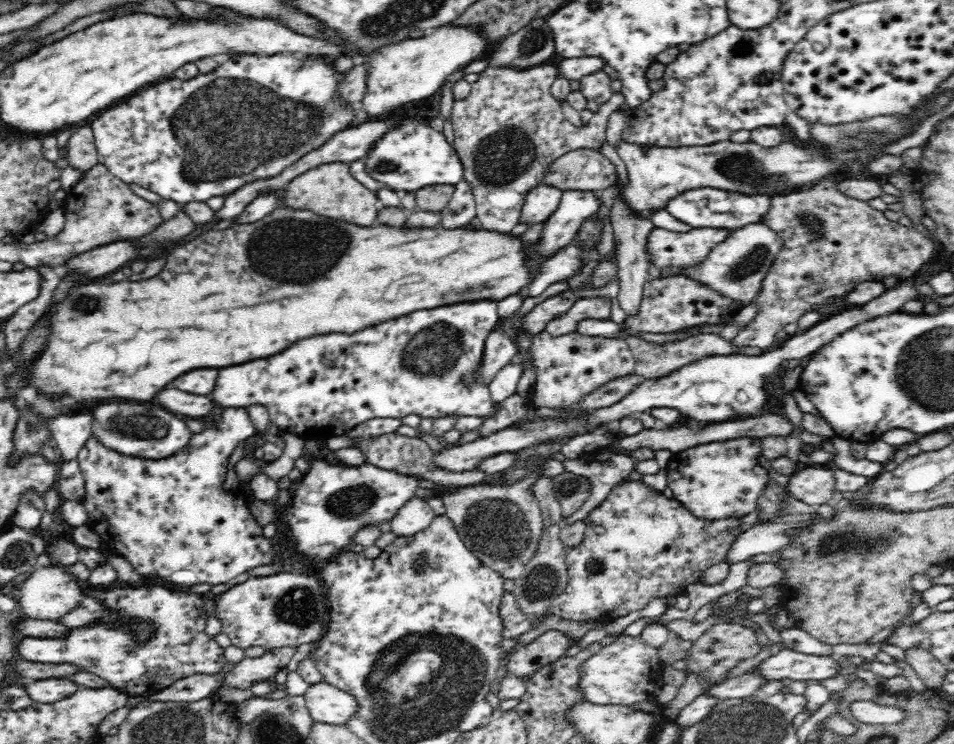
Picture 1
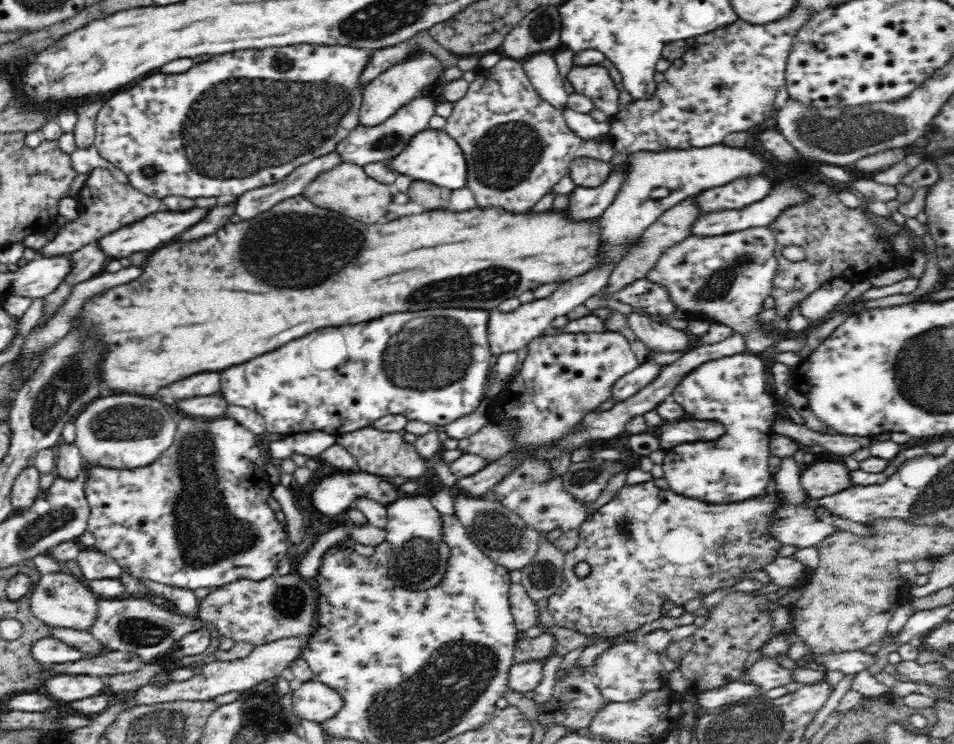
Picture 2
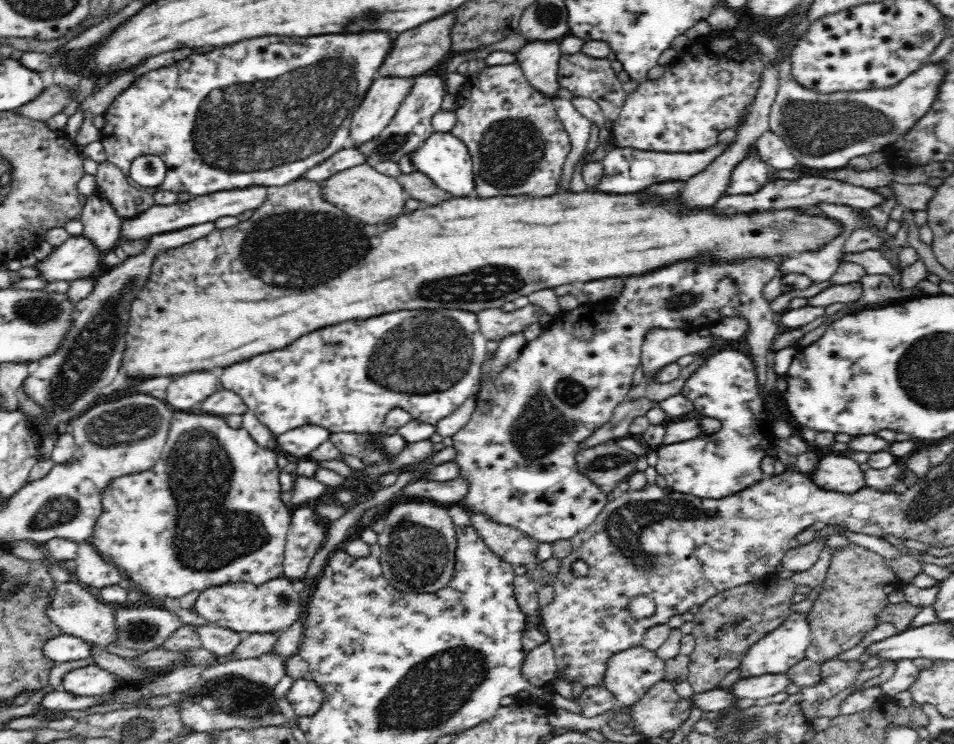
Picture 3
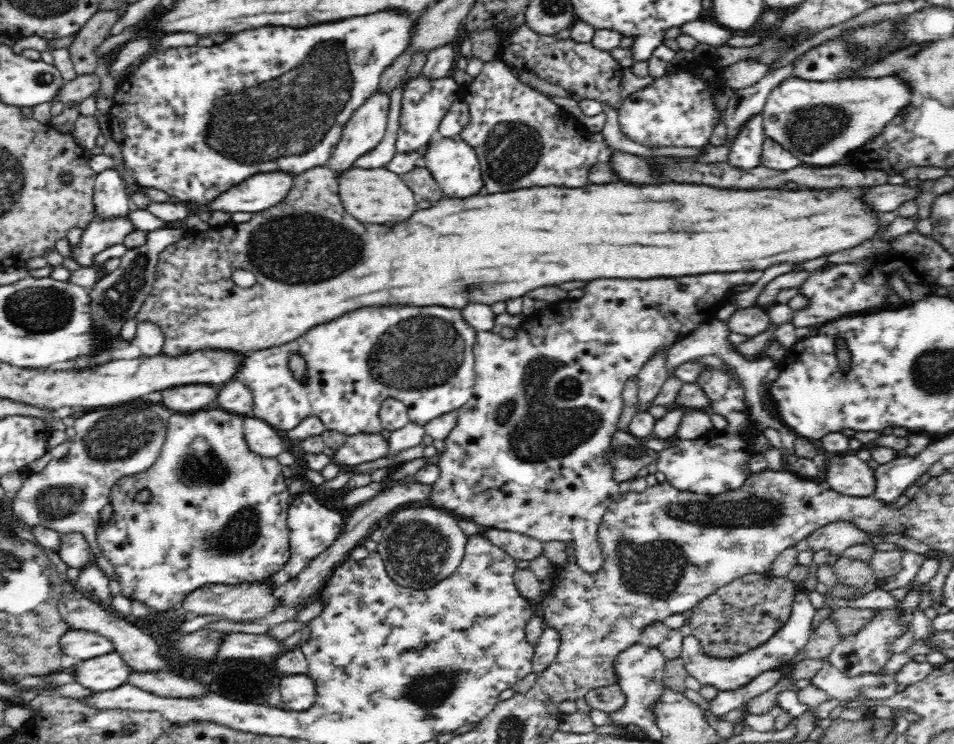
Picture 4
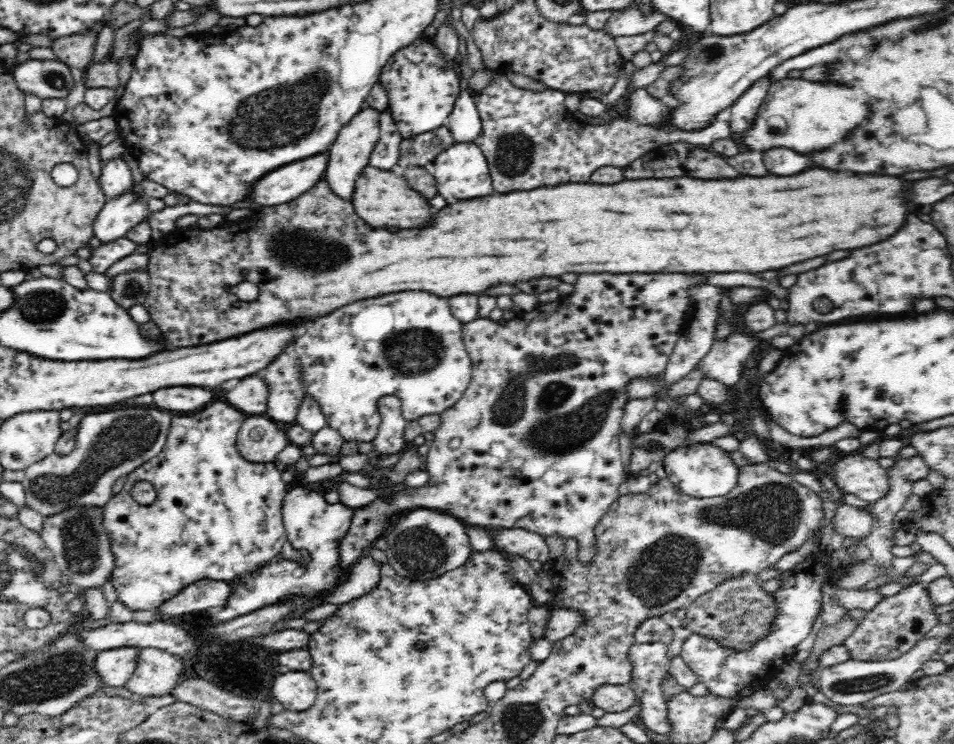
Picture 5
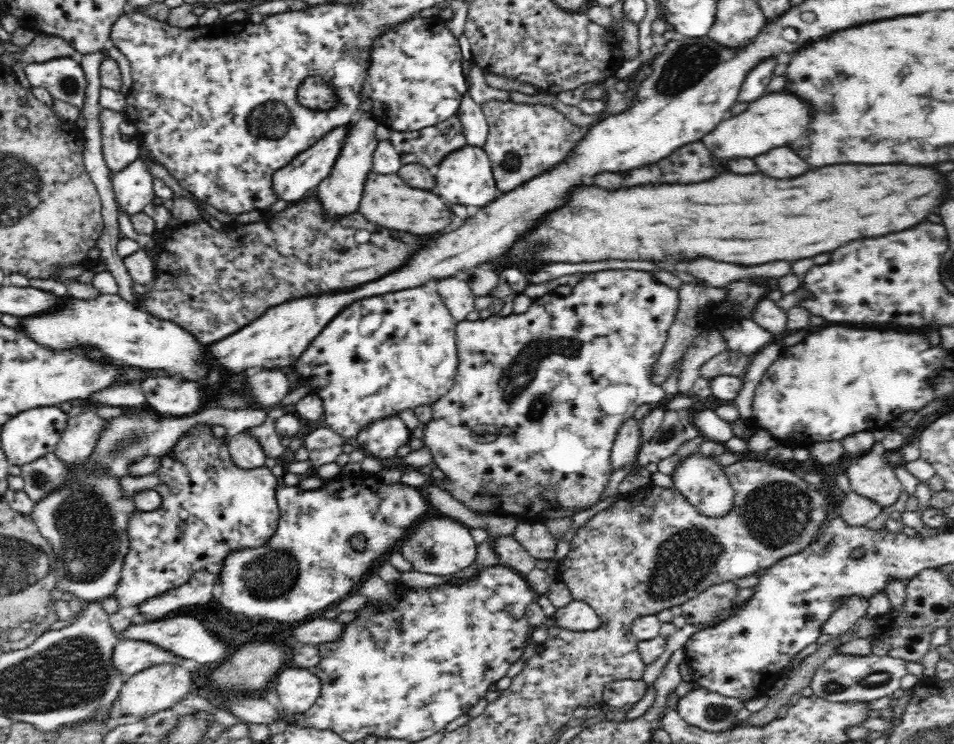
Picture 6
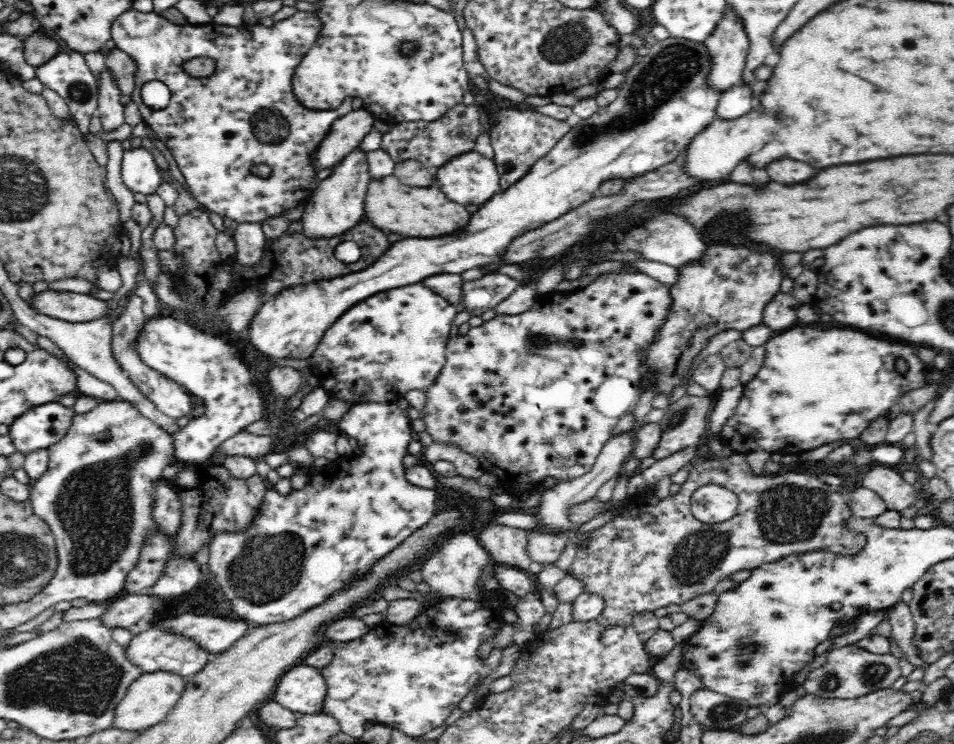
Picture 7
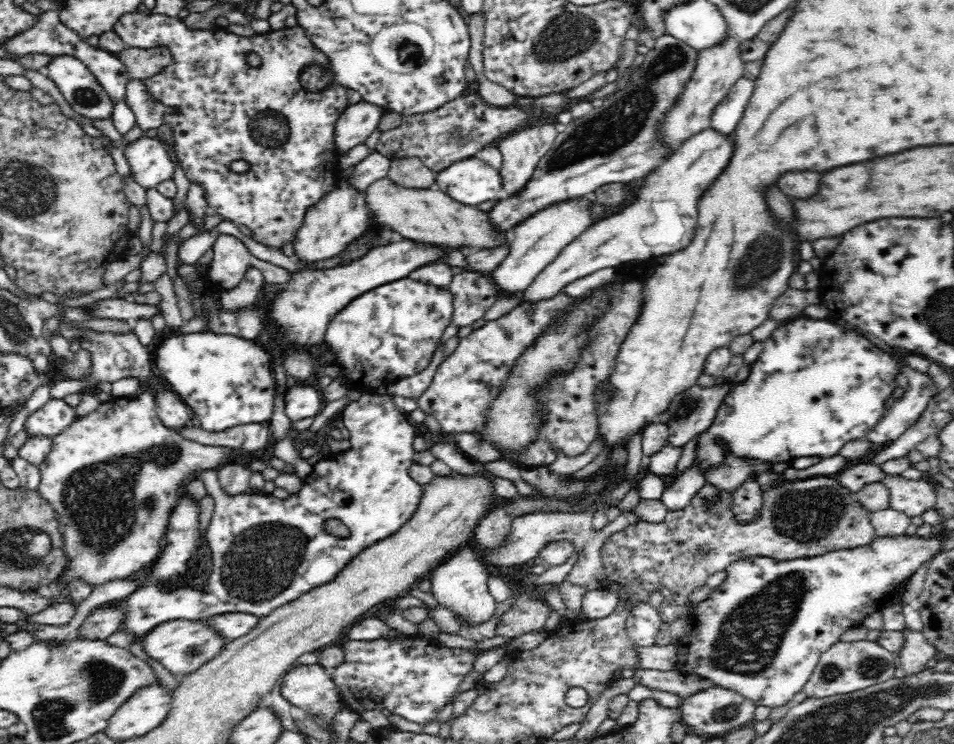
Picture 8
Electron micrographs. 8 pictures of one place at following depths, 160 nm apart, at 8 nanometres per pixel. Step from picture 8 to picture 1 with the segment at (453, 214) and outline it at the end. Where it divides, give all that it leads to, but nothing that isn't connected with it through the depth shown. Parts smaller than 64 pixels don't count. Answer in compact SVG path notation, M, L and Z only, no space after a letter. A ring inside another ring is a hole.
M341 162L320 164L320 166L310 168L306 174L296 176L288 184L286 194L282 196L282 206L306 208L318 216L332 216L337 221L350 222L350 224L358 226L374 224L374 220L378 216L376 202L378 202L376 192L356 181L348 171L348 164Z

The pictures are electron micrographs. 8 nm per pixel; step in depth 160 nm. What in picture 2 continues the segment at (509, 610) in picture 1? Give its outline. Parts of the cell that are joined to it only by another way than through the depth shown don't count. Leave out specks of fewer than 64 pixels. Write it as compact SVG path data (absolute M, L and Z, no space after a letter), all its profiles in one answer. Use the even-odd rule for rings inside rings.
M511 583L508 605L510 605L512 619L514 619L516 629L520 634L539 624L538 607L520 583Z

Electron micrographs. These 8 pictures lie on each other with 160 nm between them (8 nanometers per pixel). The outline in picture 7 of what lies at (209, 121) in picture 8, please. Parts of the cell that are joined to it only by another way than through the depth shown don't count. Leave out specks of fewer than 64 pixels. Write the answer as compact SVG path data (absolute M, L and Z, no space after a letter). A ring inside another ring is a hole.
M132 9L126 12L123 12L118 18L113 22L113 27L111 28L111 39L115 42L115 48L120 49L122 52L129 55L132 60L134 60L137 72L134 76L134 91L131 94L131 98L139 106L139 112L141 118L145 123L148 123L148 127L156 133L156 137L164 143L166 149L165 153L170 158L171 164L174 168L174 171L177 174L177 177L181 179L182 182L187 183L191 194L195 196L200 204L203 204L205 208L209 208L220 216L228 216L236 222L262 222L266 218L272 218L272 216L278 216L290 208L294 208L296 204L303 204L316 190L318 186L318 181L316 181L316 169L310 165L312 162L312 152L316 150L317 143L322 140L332 123L335 120L338 120L341 116L344 116L346 113L352 112L354 108L352 107L353 97L346 97L343 100L343 103L335 109L322 109L317 111L314 109L301 108L298 99L294 97L293 93L293 76L296 72L296 68L300 66L301 60L304 58L304 55L314 46L314 43L318 40L321 30L323 27L323 22L319 17L319 12L317 11L303 11L298 10L292 16L285 18L280 21L274 22L270 27L266 27L262 24L255 25L241 25L230 27L228 25L221 25L218 23L210 22L208 24L201 23L198 25L179 25L172 23L167 19L164 19L162 16L158 15L154 10L148 13L140 12L138 10ZM192 58L212 58L216 62L216 72L214 76L206 76L206 78L192 78L190 74L184 72L182 64L192 60ZM158 80L163 82L168 86L171 92L171 99L169 105L162 110L154 110L153 108L146 107L142 102L141 97L141 88L150 81ZM254 164L268 164L272 168L272 176L270 178L258 178L250 172L250 168Z

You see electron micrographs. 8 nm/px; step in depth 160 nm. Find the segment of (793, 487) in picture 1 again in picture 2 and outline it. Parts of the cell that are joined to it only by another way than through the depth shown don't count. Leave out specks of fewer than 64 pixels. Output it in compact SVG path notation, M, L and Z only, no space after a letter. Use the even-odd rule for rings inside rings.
M817 461L801 472L800 484L810 499L821 499L850 488L849 469L842 462Z

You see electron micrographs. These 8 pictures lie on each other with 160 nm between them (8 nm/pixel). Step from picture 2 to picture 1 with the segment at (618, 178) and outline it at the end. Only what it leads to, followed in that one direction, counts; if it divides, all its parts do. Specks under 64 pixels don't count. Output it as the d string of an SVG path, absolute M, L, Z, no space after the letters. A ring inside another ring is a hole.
M563 191L558 208L547 218L541 229L535 245L538 257L548 259L565 246L572 245L580 224L598 212L600 199L595 196L599 195L592 191Z

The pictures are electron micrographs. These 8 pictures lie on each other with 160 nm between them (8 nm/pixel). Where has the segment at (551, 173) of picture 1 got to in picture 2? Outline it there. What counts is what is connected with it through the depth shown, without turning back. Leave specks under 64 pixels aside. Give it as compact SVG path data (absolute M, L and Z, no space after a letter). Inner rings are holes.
M578 157L570 161L566 174L576 187L594 188L600 186L611 172L611 165L598 159Z

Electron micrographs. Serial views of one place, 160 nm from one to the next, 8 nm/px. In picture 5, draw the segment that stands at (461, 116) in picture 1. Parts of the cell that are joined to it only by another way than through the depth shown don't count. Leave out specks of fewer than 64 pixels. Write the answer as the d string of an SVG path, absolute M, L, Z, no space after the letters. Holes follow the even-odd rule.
M490 72L489 84L480 91L472 91L474 104L480 119L482 119L482 130L472 142L482 149L490 176L494 180L494 190L504 194L512 190L532 190L540 186L558 186L566 182L580 182L586 184L590 182L592 172L602 166L614 165L625 168L632 164L634 160L644 156L648 151L659 146L672 143L690 144L711 144L718 138L730 137L730 109L720 111L714 123L704 129L696 131L688 130L658 130L654 127L636 124L626 118L614 118L604 125L585 124L578 120L565 106L564 100L566 93L554 89L545 91L533 91L515 87L506 77L506 74Z

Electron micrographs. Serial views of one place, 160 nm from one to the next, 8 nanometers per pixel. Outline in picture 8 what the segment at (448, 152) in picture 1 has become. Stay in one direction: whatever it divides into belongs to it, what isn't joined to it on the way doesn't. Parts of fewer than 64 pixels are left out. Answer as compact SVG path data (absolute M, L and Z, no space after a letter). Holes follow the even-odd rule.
M475 156L460 160L438 172L436 184L450 198L470 206L488 200L496 201L505 195L499 169Z

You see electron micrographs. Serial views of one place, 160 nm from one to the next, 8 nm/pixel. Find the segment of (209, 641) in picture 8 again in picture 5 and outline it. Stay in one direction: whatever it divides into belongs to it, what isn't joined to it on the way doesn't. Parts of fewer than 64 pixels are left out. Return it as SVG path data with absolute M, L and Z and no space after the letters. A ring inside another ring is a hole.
M136 647L113 648L97 653L94 669L105 686L124 687L136 668Z

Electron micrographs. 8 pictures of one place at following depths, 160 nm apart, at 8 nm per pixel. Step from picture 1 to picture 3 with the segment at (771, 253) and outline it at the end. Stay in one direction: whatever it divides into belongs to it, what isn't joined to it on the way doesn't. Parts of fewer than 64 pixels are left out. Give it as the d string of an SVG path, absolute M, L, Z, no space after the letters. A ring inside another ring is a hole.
M750 258L750 260L720 260L718 264L714 264L717 260L686 260L686 262L678 262L678 264L670 264L666 268L658 268L656 271L646 272L646 275L637 275L626 279L626 288L624 292L616 298L616 300L608 301L604 304L591 303L581 305L569 310L561 315L556 315L552 323L549 324L542 336L538 336L536 340L528 342L524 346L524 350L519 353L518 358L510 363L495 379L488 381L485 385L476 389L474 397L476 398L476 410L472 420L468 421L458 432L453 434L453 447L457 452L454 461L459 466L459 476L465 478L469 482L470 490L460 503L471 512L483 512L489 516L494 522L507 524L518 530L525 532L531 538L538 542L554 542L558 539L570 539L578 530L584 530L586 526L590 526L596 520L596 516L602 512L602 509L609 503L610 494L604 494L598 486L594 485L586 475L578 472L576 469L576 461L574 461L578 444L582 440L588 438L595 430L600 428L602 423L608 422L613 416L614 410L624 401L624 396L628 394L632 386L632 376L641 362L641 349L646 334L654 329L682 329L684 331L692 330L692 326L702 326L702 324L710 324L710 322L720 321L720 318L744 318L746 320L747 332L744 338L744 346L746 353L757 367L757 378L761 386L766 384L766 376L768 376L768 353L772 353L771 347L778 335L779 323L777 317L772 313L770 302L766 301L763 296L764 287L775 277L780 276L780 267L775 260L762 260L762 258Z

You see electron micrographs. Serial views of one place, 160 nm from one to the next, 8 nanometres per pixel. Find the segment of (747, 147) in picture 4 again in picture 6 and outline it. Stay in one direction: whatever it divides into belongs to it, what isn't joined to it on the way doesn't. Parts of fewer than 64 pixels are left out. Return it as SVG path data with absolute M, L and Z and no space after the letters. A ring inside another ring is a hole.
M766 59L754 67L742 83L737 102L750 104L768 93L768 85L774 78L774 68L777 65L776 59Z

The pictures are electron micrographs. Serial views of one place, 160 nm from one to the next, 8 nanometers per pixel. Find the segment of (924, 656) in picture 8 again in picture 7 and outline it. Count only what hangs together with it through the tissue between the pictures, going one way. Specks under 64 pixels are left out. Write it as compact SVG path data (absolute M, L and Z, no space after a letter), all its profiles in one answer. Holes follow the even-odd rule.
M901 598L896 600L888 609L887 621L891 624L891 632L894 640L902 648L910 664L914 664L917 667L923 664L923 660L916 653L914 641L912 641L916 623L914 623L914 619L912 618L909 605L902 601Z

